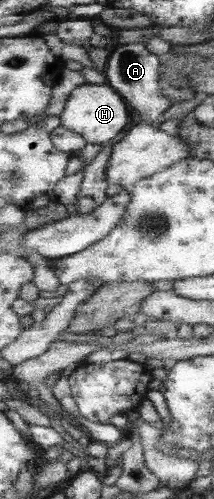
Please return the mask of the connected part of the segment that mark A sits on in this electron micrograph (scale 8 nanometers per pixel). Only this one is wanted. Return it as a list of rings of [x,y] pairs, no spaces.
[[[145,42],[116,45],[111,48],[105,81],[126,99],[134,118],[155,123],[172,105],[169,96],[165,95],[160,80],[163,58],[162,55],[148,51]]]

